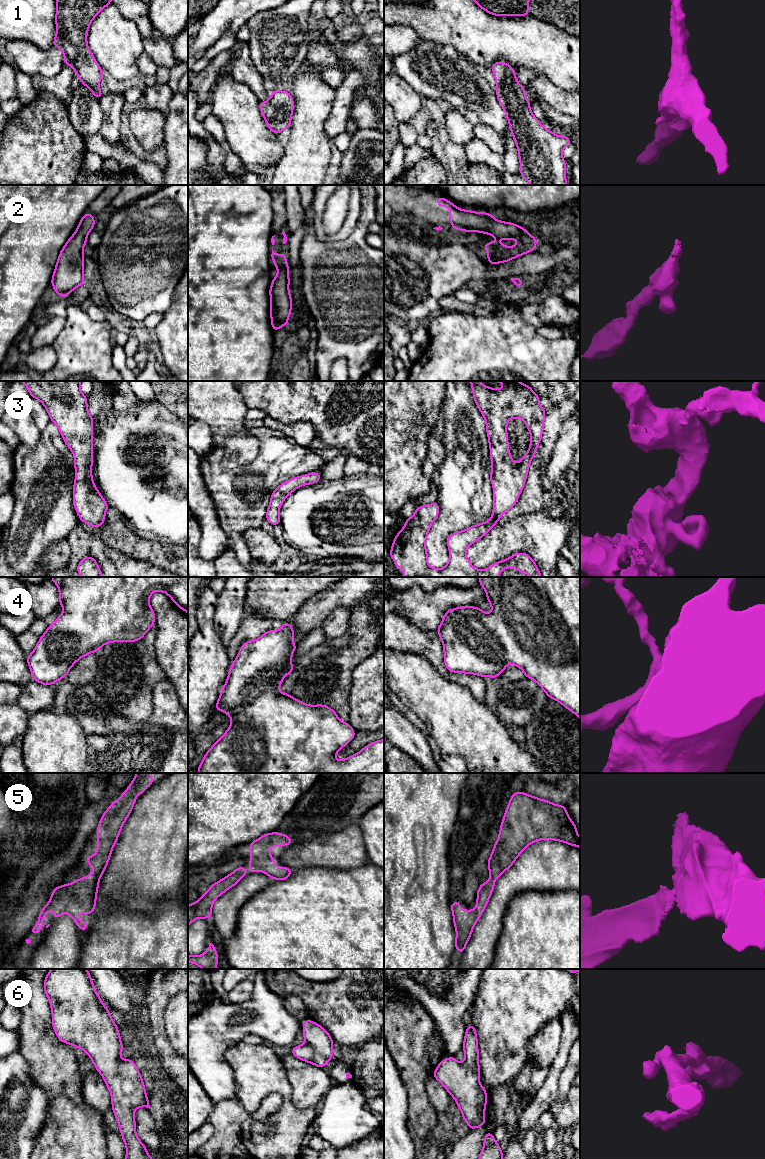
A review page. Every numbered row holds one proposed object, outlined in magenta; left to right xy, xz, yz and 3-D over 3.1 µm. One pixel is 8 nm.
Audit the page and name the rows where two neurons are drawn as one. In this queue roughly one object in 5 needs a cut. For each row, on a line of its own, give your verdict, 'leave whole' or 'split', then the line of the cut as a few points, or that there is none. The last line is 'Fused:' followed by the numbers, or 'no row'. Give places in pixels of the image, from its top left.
1: leave whole; cut none
2: leave whole; cut none
3: leave whole; cut none
4: leave whole; cut none
5: leave whole; cut none
6: leave whole; cut none
Fused: no row

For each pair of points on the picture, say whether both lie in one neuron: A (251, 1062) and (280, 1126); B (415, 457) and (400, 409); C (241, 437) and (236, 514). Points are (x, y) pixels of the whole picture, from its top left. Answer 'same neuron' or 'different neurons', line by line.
A: same neuron
B: same neuron
C: different neurons

